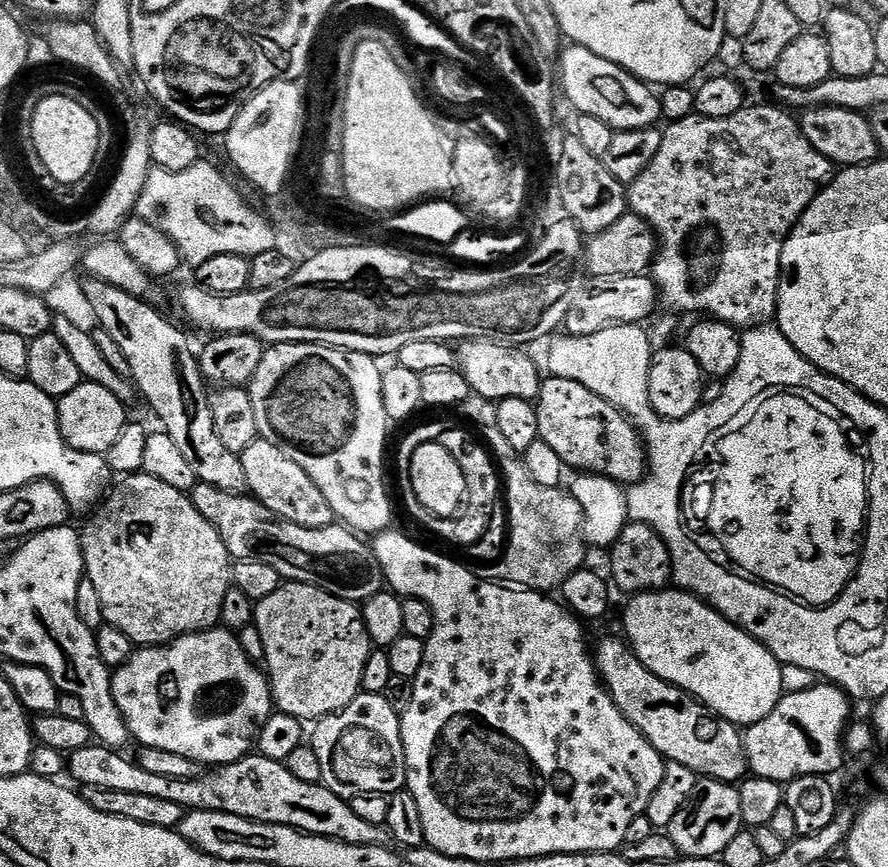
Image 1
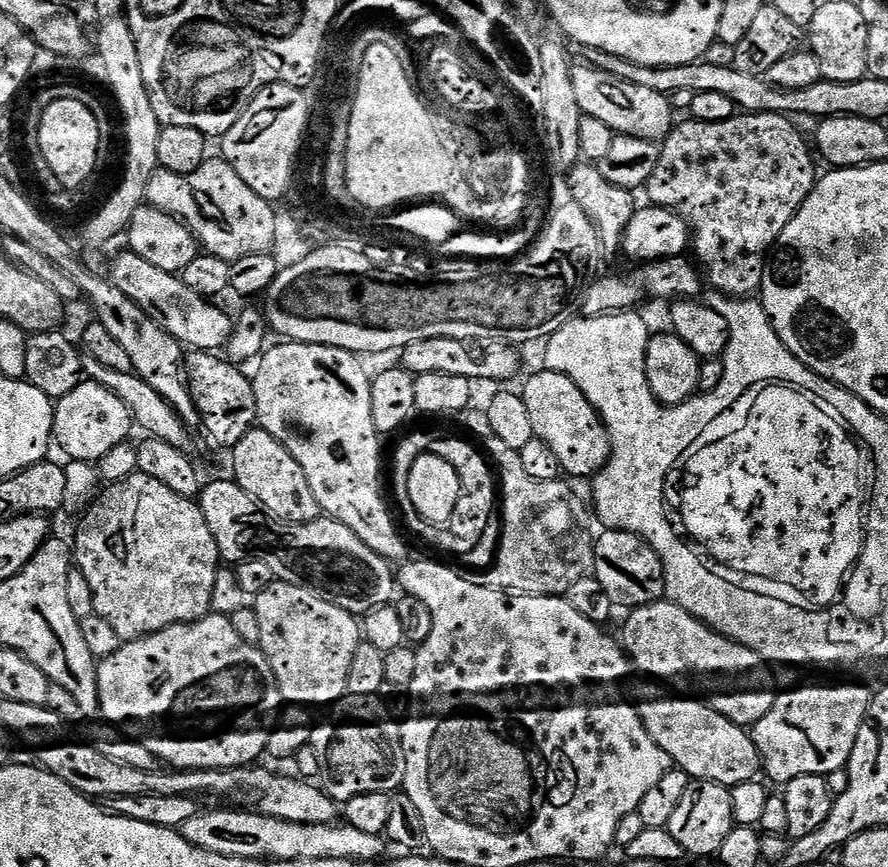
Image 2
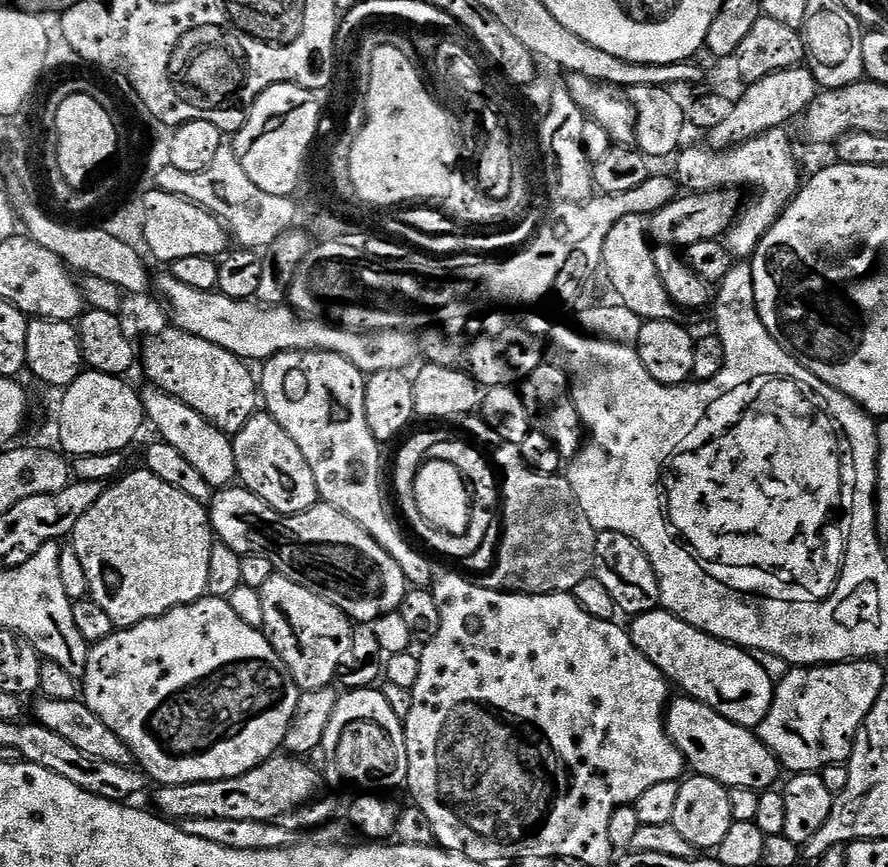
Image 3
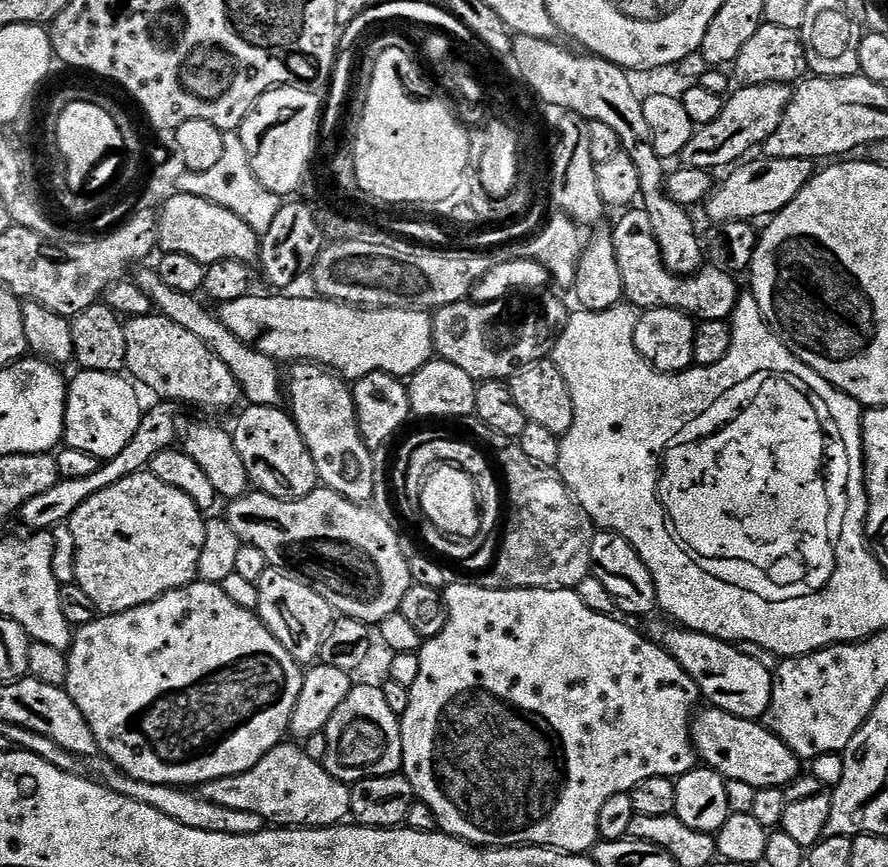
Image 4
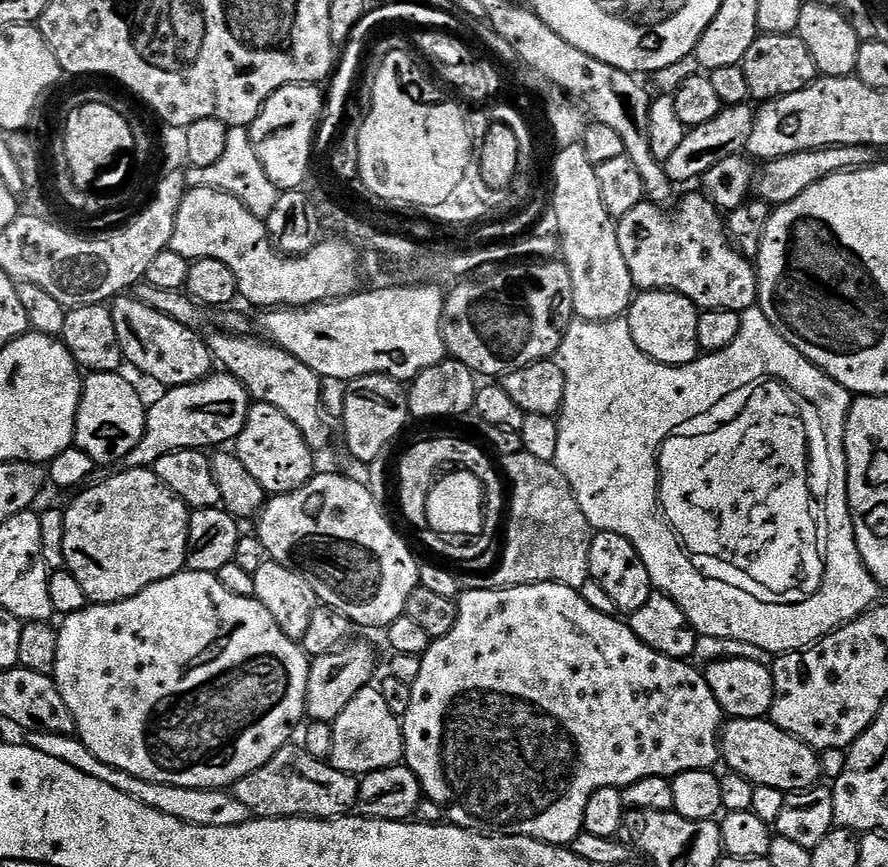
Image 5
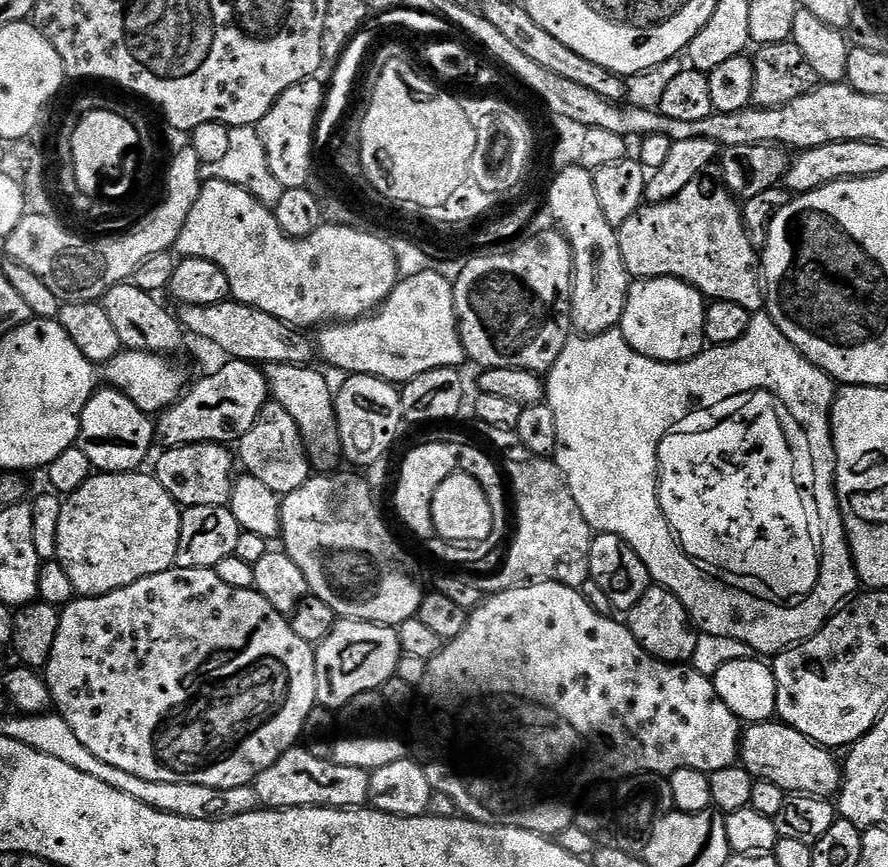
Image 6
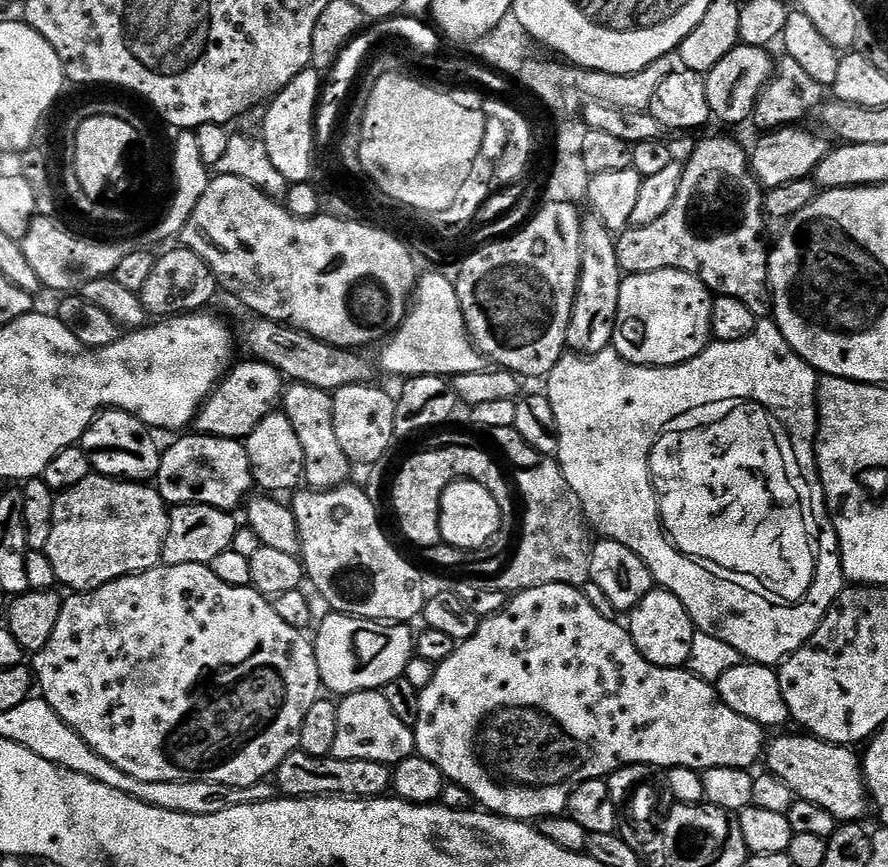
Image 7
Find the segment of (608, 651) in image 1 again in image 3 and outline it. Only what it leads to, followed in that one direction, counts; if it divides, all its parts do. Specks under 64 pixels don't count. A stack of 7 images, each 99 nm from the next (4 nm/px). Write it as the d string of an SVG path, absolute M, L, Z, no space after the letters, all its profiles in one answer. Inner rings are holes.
M687 694L679 698L681 700L673 699L666 709L668 737L678 746L687 767L695 775L714 778L729 790L749 788L763 793L777 787L776 779L782 773L782 765L753 729L730 722L701 700L693 700Z

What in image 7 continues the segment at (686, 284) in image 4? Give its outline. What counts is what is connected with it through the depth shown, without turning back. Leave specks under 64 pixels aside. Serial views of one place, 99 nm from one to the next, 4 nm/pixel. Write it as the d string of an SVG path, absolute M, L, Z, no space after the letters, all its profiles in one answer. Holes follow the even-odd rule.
M712 136L709 140L704 140L688 156L688 161L683 161L682 171L680 173L680 185L674 194L674 202L670 202L670 210L658 218L658 222L650 222L650 226L629 226L615 237L616 253L620 263L621 273L633 276L634 274L650 274L654 270L682 270L694 274L701 280L708 291L716 296L729 296L738 298L738 302L743 302L745 306L750 306L750 310L758 318L764 318L770 312L770 293L768 291L768 253L769 245L764 245L764 220L765 213L765 193L762 191L762 185L755 176L752 175L750 167L750 156L740 144L735 144L728 136Z

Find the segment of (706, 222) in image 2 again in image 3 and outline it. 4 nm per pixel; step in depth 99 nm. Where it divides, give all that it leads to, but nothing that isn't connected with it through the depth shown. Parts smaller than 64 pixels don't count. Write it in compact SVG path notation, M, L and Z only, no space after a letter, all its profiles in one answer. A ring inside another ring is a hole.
M787 127L766 130L752 140L728 148L685 147L675 157L675 179L683 187L685 184L689 193L715 192L721 188L737 186L736 184L749 184L756 188L756 197L741 207L736 223L726 233L726 244L733 257L751 258L755 255L762 238L772 229L774 222L778 222L778 218L788 209L788 203L800 190L802 175L800 176L800 168L796 165L796 152L792 149L788 131Z

